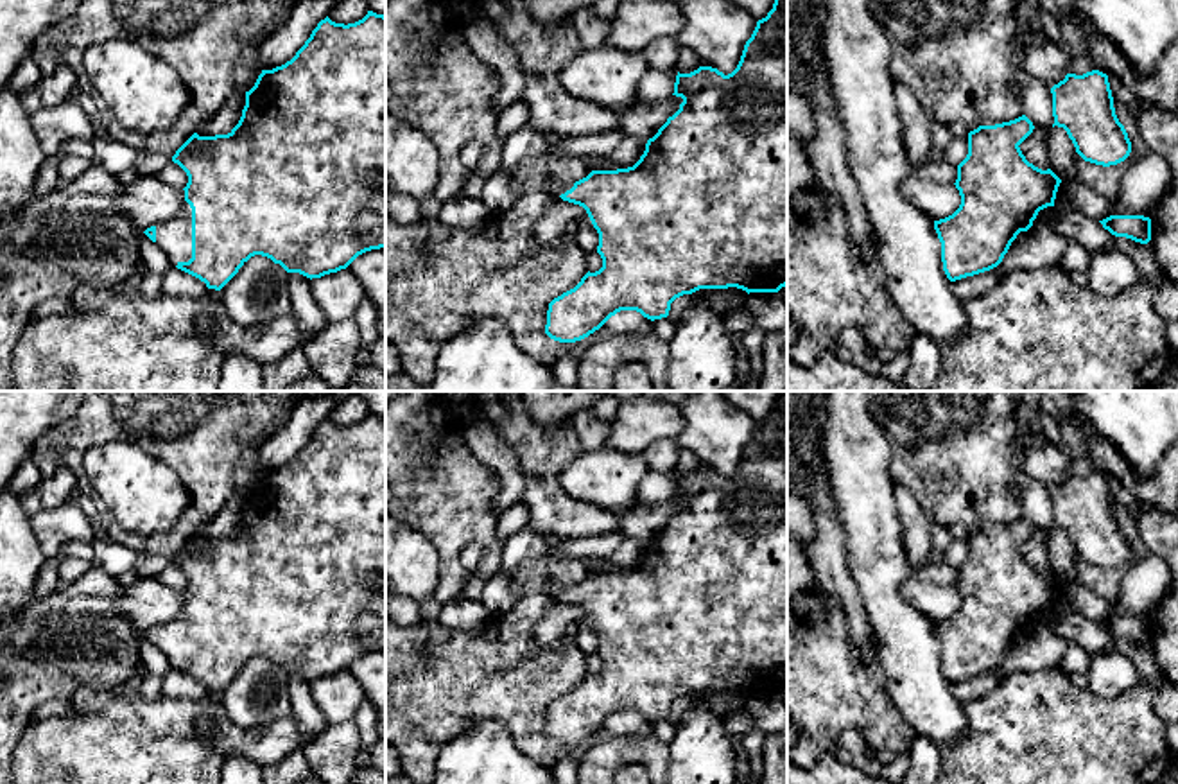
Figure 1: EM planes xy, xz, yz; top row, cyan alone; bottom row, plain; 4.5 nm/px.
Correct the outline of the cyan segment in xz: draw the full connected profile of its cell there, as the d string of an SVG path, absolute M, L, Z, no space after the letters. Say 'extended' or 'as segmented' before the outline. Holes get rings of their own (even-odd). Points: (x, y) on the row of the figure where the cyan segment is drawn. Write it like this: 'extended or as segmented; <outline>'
extended; M775 0L767 16L757 22L751 38L744 45L741 61L732 74L724 75L712 66L699 66L690 74L678 72L672 95L683 99L680 109L667 118L667 122L653 138L647 140L644 154L633 167L617 170L592 170L579 181L550 178L541 181L549 192L586 210L593 228L599 233L597 253L602 258L602 267L599 271L588 271L574 289L563 292L549 303L545 334L554 341L581 341L599 330L611 316L620 310L637 310L651 321L667 318L671 303L676 298L692 294L699 289L737 287L749 294L778 292L787 285L787 0Z

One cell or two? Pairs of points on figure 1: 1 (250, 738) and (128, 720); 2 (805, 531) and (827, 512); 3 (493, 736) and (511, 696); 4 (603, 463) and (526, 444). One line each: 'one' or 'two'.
1: one
2: two
3: two
4: two

